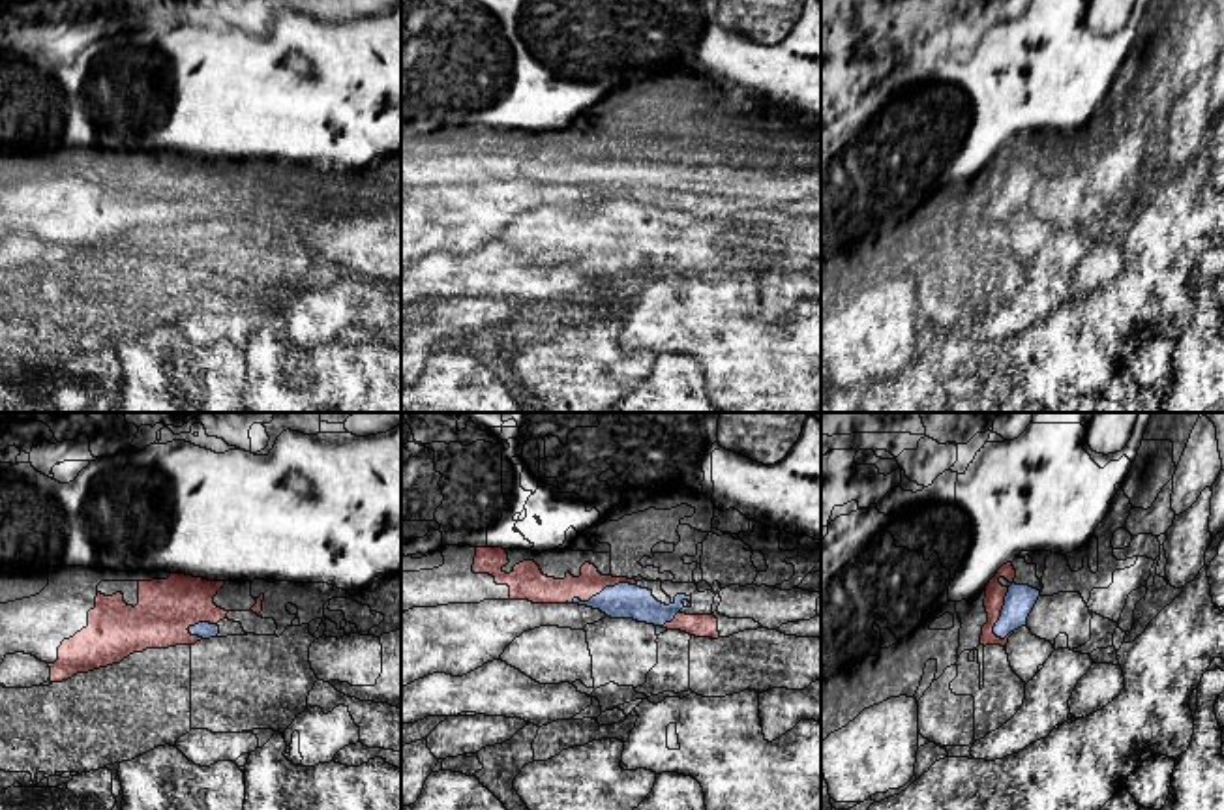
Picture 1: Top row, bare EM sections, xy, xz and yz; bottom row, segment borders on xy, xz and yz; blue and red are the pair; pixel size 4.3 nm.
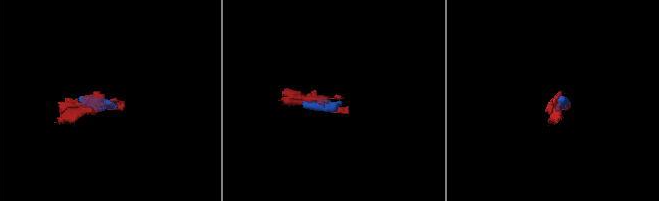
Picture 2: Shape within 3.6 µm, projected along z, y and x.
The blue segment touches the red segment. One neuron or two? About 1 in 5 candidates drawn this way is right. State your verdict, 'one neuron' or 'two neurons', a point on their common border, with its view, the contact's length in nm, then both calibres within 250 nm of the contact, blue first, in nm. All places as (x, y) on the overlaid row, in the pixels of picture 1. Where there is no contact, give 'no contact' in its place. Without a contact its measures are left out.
one neuron | xz (606, 587) | 300 nm | 150/110 nm

